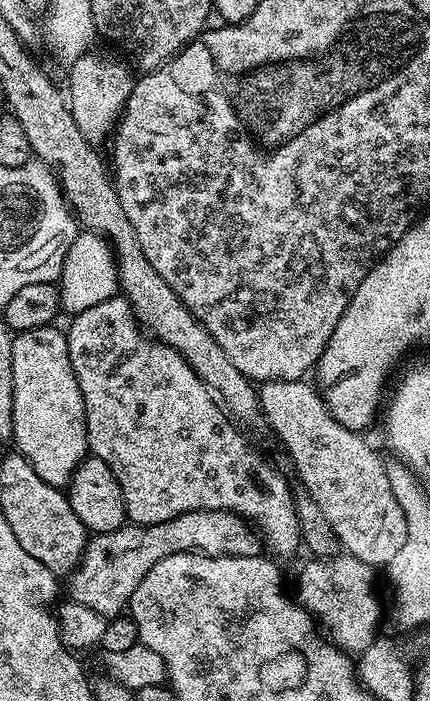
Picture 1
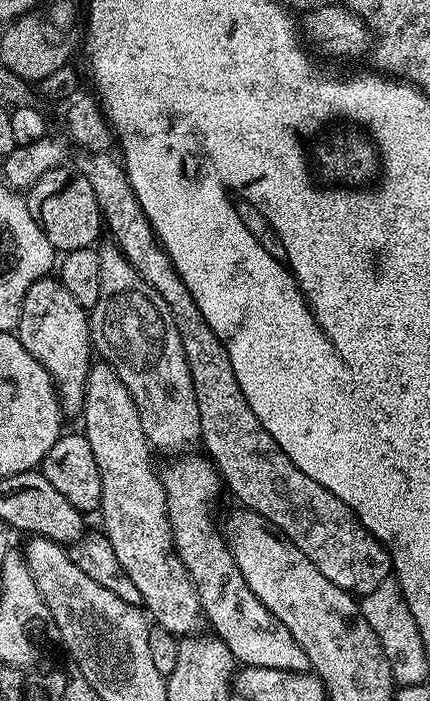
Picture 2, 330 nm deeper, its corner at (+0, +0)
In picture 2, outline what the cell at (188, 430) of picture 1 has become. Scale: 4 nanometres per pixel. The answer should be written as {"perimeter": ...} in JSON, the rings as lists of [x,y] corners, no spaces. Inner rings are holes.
{"perimeter":[[[184,454],[172,464],[172,468],[160,472],[168,499],[168,521],[172,527],[172,544],[196,587],[203,615],[212,623],[211,631],[219,636],[230,650],[232,660],[250,667],[269,667],[288,672],[309,671],[306,650],[294,642],[294,634],[258,602],[258,598],[246,586],[246,578],[238,570],[228,549],[227,539],[212,521],[212,503],[222,492],[222,477],[216,465],[207,455]]]}

